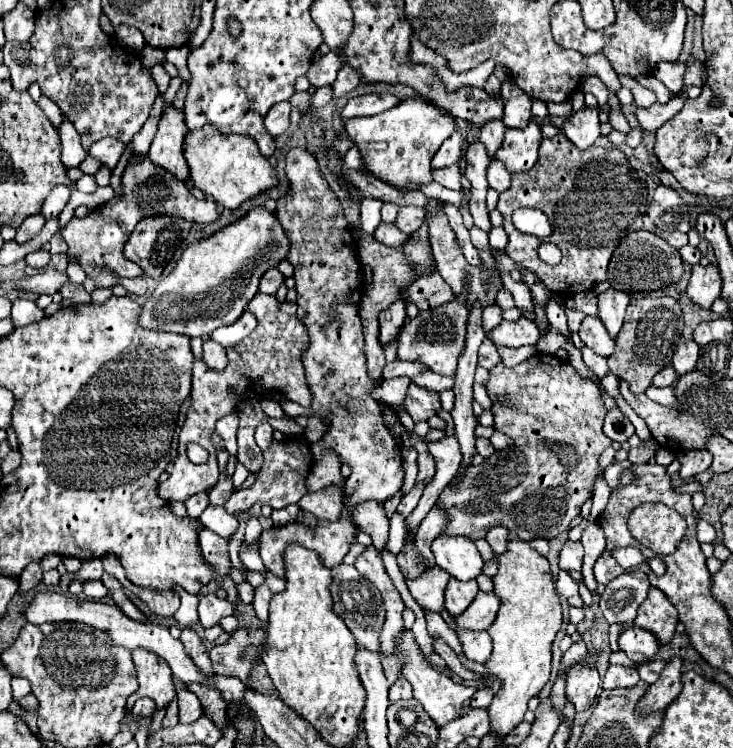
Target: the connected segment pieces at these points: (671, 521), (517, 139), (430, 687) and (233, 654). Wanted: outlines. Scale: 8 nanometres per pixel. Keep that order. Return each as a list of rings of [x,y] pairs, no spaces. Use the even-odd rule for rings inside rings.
[[[645,503],[629,517],[631,535],[657,555],[669,555],[685,535],[685,519],[663,503]]]
[[[533,119],[525,129],[505,127],[505,139],[495,159],[505,165],[505,169],[513,173],[527,173],[537,163],[537,149],[541,143],[539,123]]]
[[[403,629],[397,637],[395,637],[395,647],[397,647],[397,653],[399,657],[403,657],[403,663],[401,663],[401,675],[403,679],[407,679],[411,685],[413,685],[413,697],[421,701],[421,705],[425,707],[425,711],[431,715],[431,719],[443,727],[445,723],[449,723],[451,719],[457,719],[459,713],[461,713],[461,703],[469,697],[475,695],[477,687],[465,687],[465,685],[459,685],[455,683],[449,675],[441,673],[441,671],[435,671],[431,663],[427,663],[427,657],[423,655],[423,651],[419,649],[417,641],[415,641],[415,635],[411,629]]]
[[[263,629],[235,631],[225,645],[215,645],[210,650],[213,672],[218,675],[233,675],[239,677],[243,683],[247,683],[247,675],[251,671],[255,657],[261,653],[259,645],[263,643],[265,643]]]

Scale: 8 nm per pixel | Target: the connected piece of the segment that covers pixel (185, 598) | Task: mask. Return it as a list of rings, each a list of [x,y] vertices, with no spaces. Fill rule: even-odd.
[[[176,586],[174,590],[180,596],[181,602],[175,617],[179,627],[193,627],[193,623],[197,621],[197,597],[187,593],[180,586]]]

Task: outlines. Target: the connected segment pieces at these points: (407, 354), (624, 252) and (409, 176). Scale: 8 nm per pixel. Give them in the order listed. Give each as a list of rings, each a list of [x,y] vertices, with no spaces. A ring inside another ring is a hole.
[[[465,293],[445,305],[439,305],[437,309],[431,311],[421,311],[415,319],[407,321],[401,337],[399,337],[399,349],[397,357],[399,359],[409,359],[409,361],[421,361],[425,363],[431,371],[455,377],[457,373],[457,361],[465,349],[465,335],[467,335],[467,317],[469,311],[465,307]]]
[[[643,229],[629,233],[613,251],[609,263],[611,287],[625,293],[651,293],[663,289],[671,283],[677,283],[681,279],[681,273],[683,273],[683,261],[679,257],[679,251],[673,249],[665,239]]]
[[[419,93],[377,117],[359,117],[345,123],[345,131],[359,147],[371,175],[401,191],[419,189],[421,183],[431,181],[431,157],[455,129],[455,117]]]

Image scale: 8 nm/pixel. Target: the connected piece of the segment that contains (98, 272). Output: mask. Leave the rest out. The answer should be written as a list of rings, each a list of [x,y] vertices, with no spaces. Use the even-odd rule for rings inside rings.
[[[139,155],[139,159],[131,159],[129,165],[125,167],[125,173],[121,177],[121,193],[115,195],[109,203],[99,205],[93,209],[89,215],[83,219],[73,217],[69,225],[61,231],[63,239],[69,245],[67,255],[77,257],[81,267],[89,277],[95,279],[97,287],[113,287],[117,285],[115,275],[119,277],[139,277],[143,275],[143,269],[133,265],[129,259],[123,255],[125,241],[129,239],[131,231],[143,217],[157,217],[157,215],[169,215],[169,217],[181,217],[191,223],[207,225],[213,221],[219,221],[221,213],[219,207],[213,199],[195,199],[191,195],[189,181],[179,181],[175,175],[165,171],[163,167],[151,163],[147,155]],[[97,267],[97,269],[93,269]],[[103,267],[111,267],[115,271],[107,273]]]

